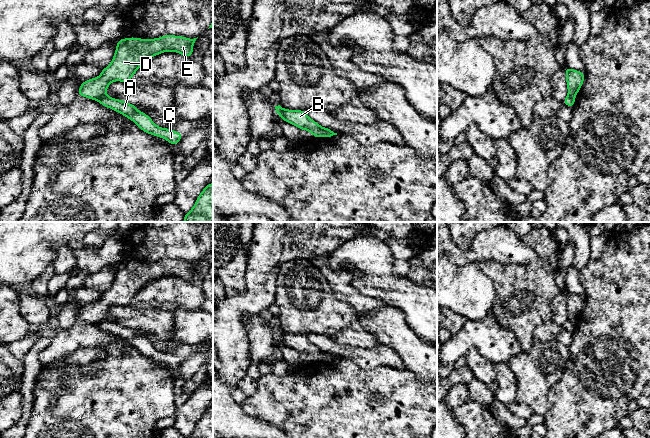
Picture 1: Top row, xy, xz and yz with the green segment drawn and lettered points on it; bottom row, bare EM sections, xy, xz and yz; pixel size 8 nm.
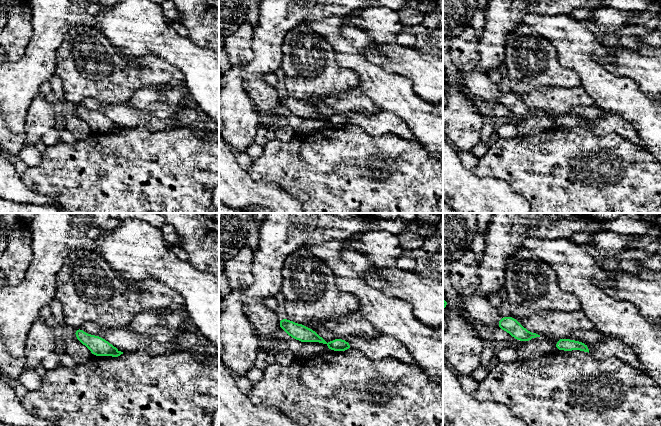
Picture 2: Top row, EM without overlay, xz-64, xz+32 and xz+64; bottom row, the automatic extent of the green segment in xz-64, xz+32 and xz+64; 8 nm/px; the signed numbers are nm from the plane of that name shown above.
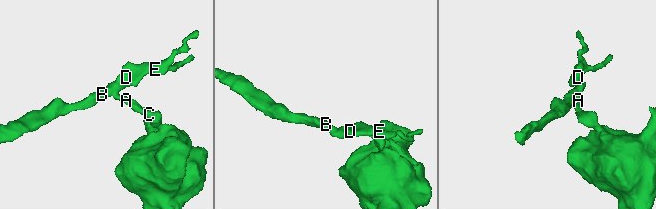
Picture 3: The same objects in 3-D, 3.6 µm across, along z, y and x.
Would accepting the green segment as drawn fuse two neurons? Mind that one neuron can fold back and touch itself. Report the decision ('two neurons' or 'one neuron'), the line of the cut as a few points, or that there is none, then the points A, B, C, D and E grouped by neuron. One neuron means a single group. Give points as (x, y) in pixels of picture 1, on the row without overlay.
two neurons | xy (105, 319), (98, 324) | A C / B D E

